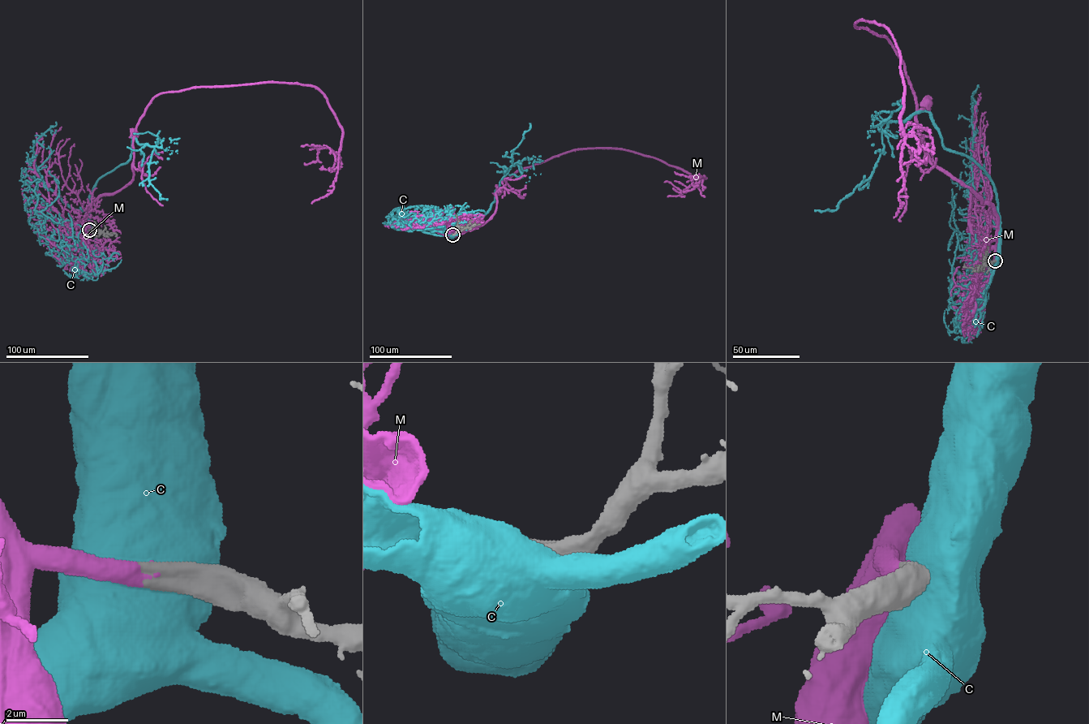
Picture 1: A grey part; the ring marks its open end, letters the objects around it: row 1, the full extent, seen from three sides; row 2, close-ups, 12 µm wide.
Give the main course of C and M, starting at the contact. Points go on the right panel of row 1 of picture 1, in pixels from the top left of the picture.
C: (995, 260), (992, 182), (972, 159), (943, 145), (928, 112), (883, 124), (872, 174), (835, 209), (814, 210)
M: (995, 260), (996, 217), (994, 209), (929, 159), (916, 118), (928, 104)

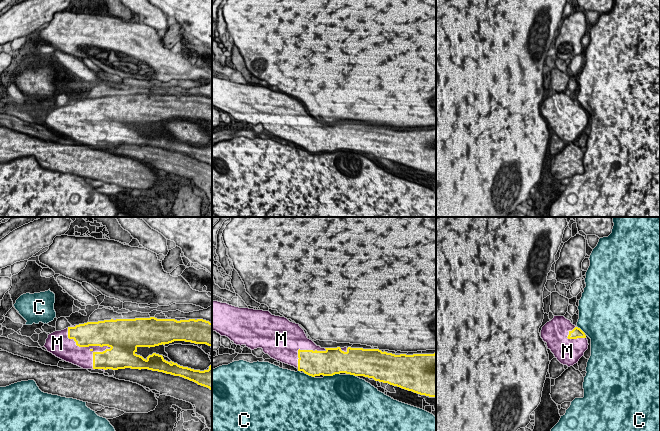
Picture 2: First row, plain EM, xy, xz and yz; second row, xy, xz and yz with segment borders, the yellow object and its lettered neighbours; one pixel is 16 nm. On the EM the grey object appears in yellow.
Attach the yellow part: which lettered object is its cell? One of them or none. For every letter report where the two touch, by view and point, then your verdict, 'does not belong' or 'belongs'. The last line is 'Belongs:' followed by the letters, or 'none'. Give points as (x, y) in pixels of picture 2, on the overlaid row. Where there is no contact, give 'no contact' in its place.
C: meets yellow in xz at (331, 375); does not belong
M: meets yellow in xy at (99, 345); belongs
Belongs: M

